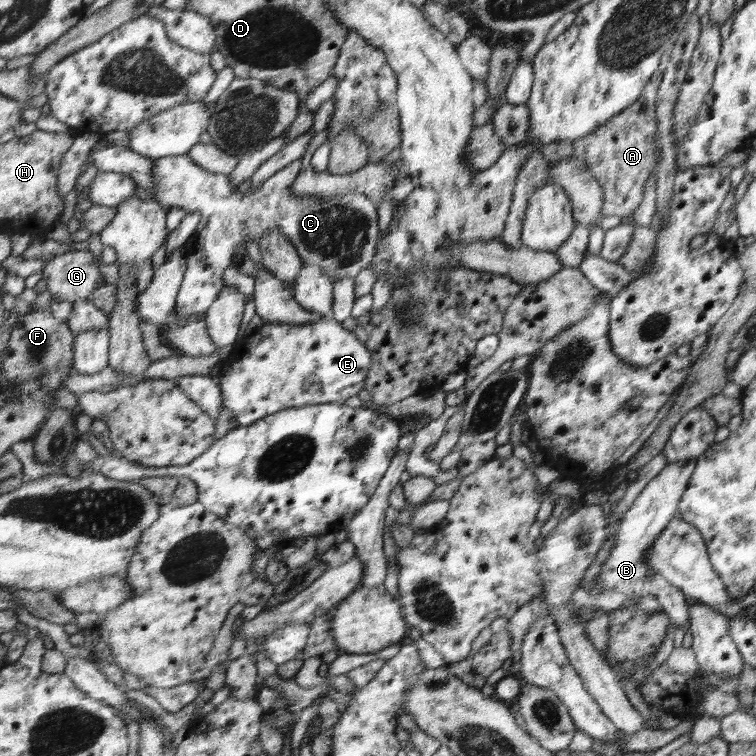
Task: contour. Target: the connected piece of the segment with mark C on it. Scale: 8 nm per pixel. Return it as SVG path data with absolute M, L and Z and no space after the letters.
M187 154L186 155L176 155L176 156L163 156L161 159L155 159L153 164L153 177L155 183L153 184L153 190L148 190L152 193L152 200L158 201L164 208L171 209L174 206L178 208L184 209L186 212L189 211L198 211L201 214L201 219L198 225L198 228L194 231L194 234L190 236L187 242L182 246L184 257L186 258L187 267L183 276L184 282L181 284L180 292L177 295L177 302L175 310L177 310L177 314L179 316L202 316L202 319L206 316L206 312L212 306L213 302L217 299L217 297L221 294L221 290L225 286L224 272L228 270L228 268L234 266L234 257L238 255L238 253L242 253L242 251L246 251L246 237L248 240L252 240L252 242L260 242L261 236L268 231L277 230L277 232L285 233L288 240L292 240L292 243L296 245L297 252L300 254L301 260L304 262L304 266L319 266L324 269L326 273L333 277L333 280L342 280L342 278L356 278L356 275L365 268L370 267L373 263L372 256L376 255L376 240L378 240L378 212L376 212L376 206L370 202L370 198L363 194L350 194L340 195L339 197L328 198L328 197L317 197L317 196L305 196L305 197L297 197L293 195L290 191L290 185L297 179L298 172L301 171L301 159L295 160L275 172L269 179L264 180L264 182L260 185L259 188L248 189L245 193L241 193L238 190L234 190L233 184L231 184L231 180L229 179L229 175L224 173L215 173L210 171L209 169L202 168L201 165L196 164Z

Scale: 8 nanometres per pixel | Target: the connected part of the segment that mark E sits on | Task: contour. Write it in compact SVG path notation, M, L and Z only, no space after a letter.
M331 315L321 318L316 324L264 322L262 327L251 335L251 344L245 347L240 357L225 360L217 377L221 386L223 406L236 415L238 427L256 423L265 416L288 408L300 408L310 404L343 404L363 389L372 366L372 353L367 345Z

